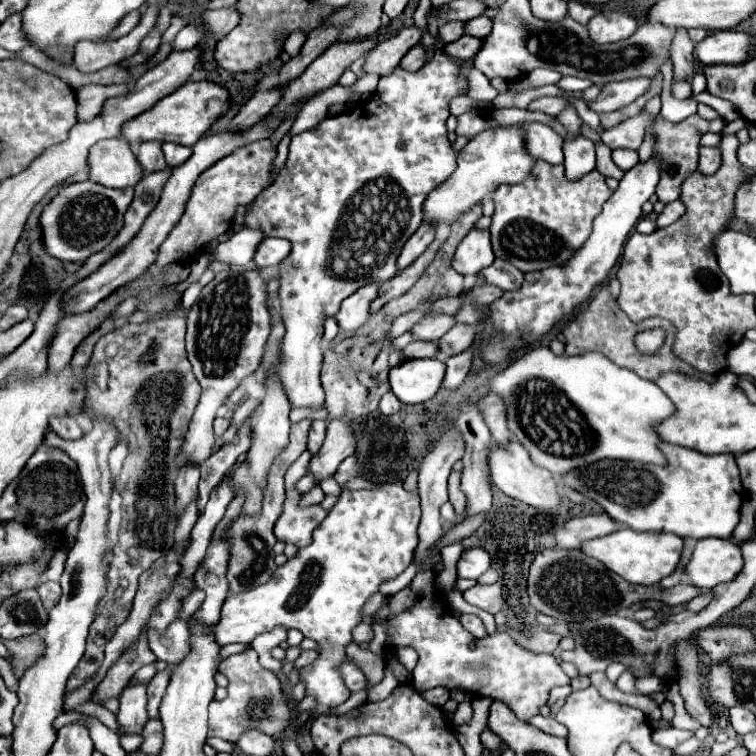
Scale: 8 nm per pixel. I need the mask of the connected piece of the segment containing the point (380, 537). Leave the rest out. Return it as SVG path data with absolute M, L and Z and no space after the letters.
M402 481L384 483L374 489L360 491L342 491L336 505L328 511L324 521L314 529L312 543L280 565L268 583L244 591L244 593L228 593L228 599L222 605L222 617L216 625L216 643L252 643L252 639L260 633L274 629L276 625L284 625L288 629L298 629L304 637L314 639L320 645L320 655L308 667L298 669L298 679L306 685L306 695L314 697L318 705L336 707L350 697L344 681L340 679L338 665L344 659L344 647L352 643L352 629L362 621L360 609L368 601L372 593L378 591L380 583L400 575L412 561L414 549L418 545L418 523L420 523L420 495L406 491Z

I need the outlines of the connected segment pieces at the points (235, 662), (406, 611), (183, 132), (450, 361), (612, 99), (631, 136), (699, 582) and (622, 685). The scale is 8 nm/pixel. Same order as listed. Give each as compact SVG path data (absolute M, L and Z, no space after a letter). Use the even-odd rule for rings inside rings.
M246 649L242 653L226 657L220 667L224 667L224 675L230 681L230 691L224 701L213 700L208 706L208 737L220 737L236 743L242 731L254 727L266 735L278 735L286 729L290 721L290 707L286 697L282 695L278 677L264 669L258 663L258 655L254 649Z
M434 571L416 573L408 587L386 597L382 607L374 613L374 623L384 625L386 629L388 647L412 647L418 653L418 665L412 671L412 685L418 691L434 687L450 691L460 687L472 695L500 699L512 707L516 717L528 721L538 715L540 705L548 701L552 687L570 683L570 677L560 669L554 655L534 655L520 649L506 631L476 639L448 609L442 607L438 613L436 603L444 603L444 595L432 585L436 585Z
M188 81L182 87L178 87L174 93L160 99L152 109L128 121L128 125L122 127L122 137L130 143L156 139L156 141L172 141L172 143L192 147L212 127L212 123L222 113L228 111L228 99L230 99L230 93L222 85L216 85L210 81L198 81L198 83Z
M464 351L464 353L458 353L458 355L452 355L446 359L446 377L444 377L444 387L454 391L462 385L464 377L468 375L470 371L470 365L472 365L472 351Z
M636 77L636 81L618 81L618 83L608 83L600 95L594 101L588 101L588 107L594 113L610 113L620 107L630 105L636 101L650 85L650 79L646 77Z
M660 95L652 97L646 107L644 107L644 113L632 117L632 119L626 119L624 123L608 129L602 133L602 141L610 147L610 149L618 149L618 147L624 147L624 149L630 149L628 145L636 145L636 151L638 147L642 145L642 139L644 139L644 133L646 129L650 127L652 123L652 117L660 111Z
M704 539L696 543L694 555L686 565L686 581L700 589L728 583L744 565L740 545L732 539Z
M624 671L624 673L618 677L616 687L618 687L620 691L624 691L624 693L638 693L638 691L634 689L634 677L632 677L628 671Z

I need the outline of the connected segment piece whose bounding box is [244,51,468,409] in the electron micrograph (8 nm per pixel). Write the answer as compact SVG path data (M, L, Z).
M436 51L434 59L430 63L426 63L422 69L414 71L414 73L396 67L390 75L380 77L378 91L374 93L372 99L364 101L368 105L356 107L354 111L338 115L338 117L326 117L316 127L292 137L288 161L286 161L284 169L280 171L280 177L274 181L274 185L264 189L256 197L256 201L252 203L252 211L248 213L244 225L254 227L254 229L262 229L268 237L284 237L284 239L292 241L292 253L288 255L288 259L284 259L278 265L278 271L280 271L280 305L282 305L282 319L284 319L284 325L286 325L284 347L282 347L284 349L284 359L280 363L280 379L282 379L282 385L288 393L288 399L290 399L292 407L310 407L310 409L324 407L324 391L322 391L322 385L320 385L320 369L322 369L322 347L320 347L320 343L322 343L322 335L324 335L326 317L336 315L338 309L340 309L340 303L346 297L350 297L356 289L360 289L362 285L370 283L370 281L388 281L398 273L396 271L396 259L400 255L400 249L404 247L408 237L422 225L422 203L426 201L428 193L432 189L436 189L440 183L444 183L450 177L450 173L456 169L456 153L452 151L452 145L446 137L446 119L450 117L450 111L448 111L450 99L456 97L456 95L462 95L462 93L468 93L468 81L460 81L458 63L452 57L448 57L444 51Z

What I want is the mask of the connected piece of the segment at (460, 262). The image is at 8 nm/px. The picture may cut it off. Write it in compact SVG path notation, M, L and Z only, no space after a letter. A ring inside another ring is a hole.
M472 229L458 245L452 259L452 269L460 275L478 275L482 269L494 263L494 253L490 245L490 233L482 229Z

